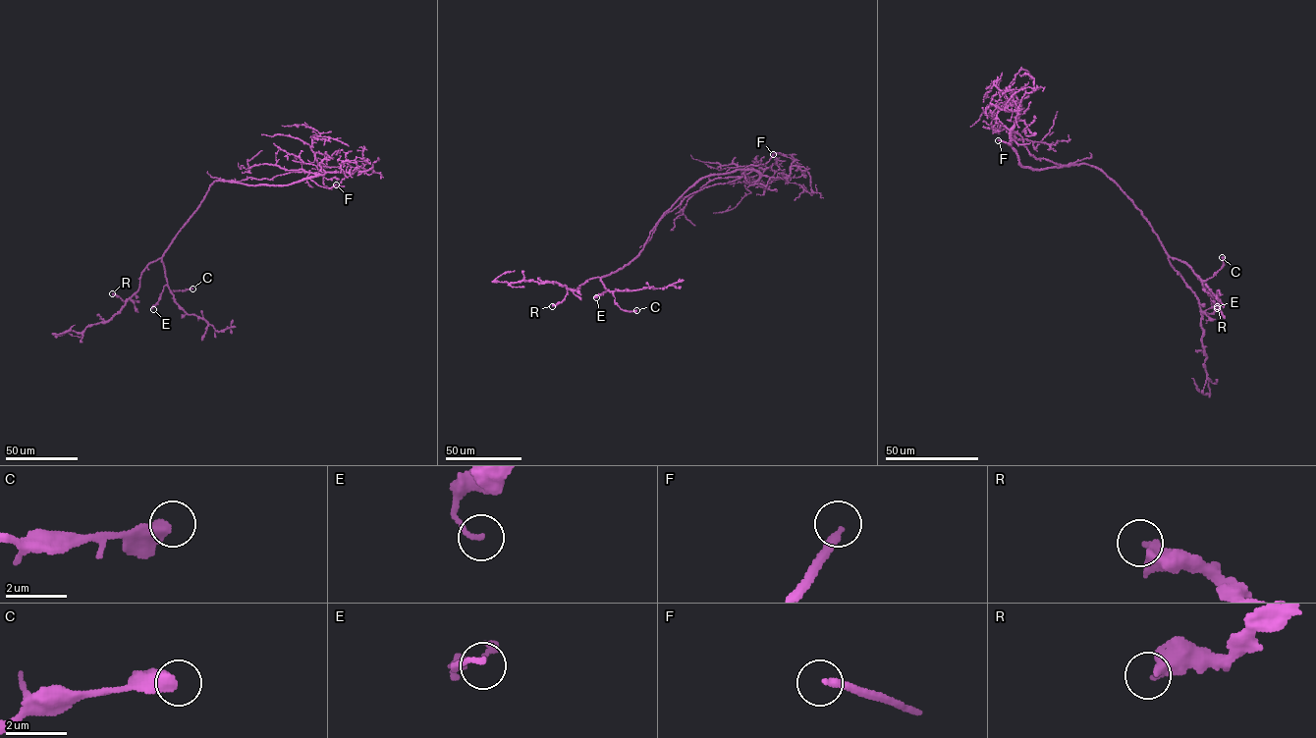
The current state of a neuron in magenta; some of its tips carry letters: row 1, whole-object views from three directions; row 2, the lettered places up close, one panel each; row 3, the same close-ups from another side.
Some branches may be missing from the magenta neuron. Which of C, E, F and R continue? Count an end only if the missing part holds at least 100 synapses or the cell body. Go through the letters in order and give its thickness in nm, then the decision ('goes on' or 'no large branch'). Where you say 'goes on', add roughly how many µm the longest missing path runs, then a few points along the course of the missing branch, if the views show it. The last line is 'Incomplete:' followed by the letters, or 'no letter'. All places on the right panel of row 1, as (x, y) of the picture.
C: 500 nm | no large branch
E: 150 nm | no large branch
F: 240 nm | goes on | 30 µm | (998, 140), (974, 151), (970, 147), (970, 139), (962, 137)
R: 280 nm | no large branch
Incomplete: F

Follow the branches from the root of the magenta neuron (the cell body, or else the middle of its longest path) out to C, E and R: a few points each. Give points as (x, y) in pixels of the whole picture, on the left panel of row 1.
C: (206, 194), (162, 258), (170, 292), (192, 289)
E: (206, 194), (162, 256), (167, 284), (153, 309)
R: (206, 194), (163, 255), (150, 262), (142, 272), (136, 291), (124, 301), (112, 293)

